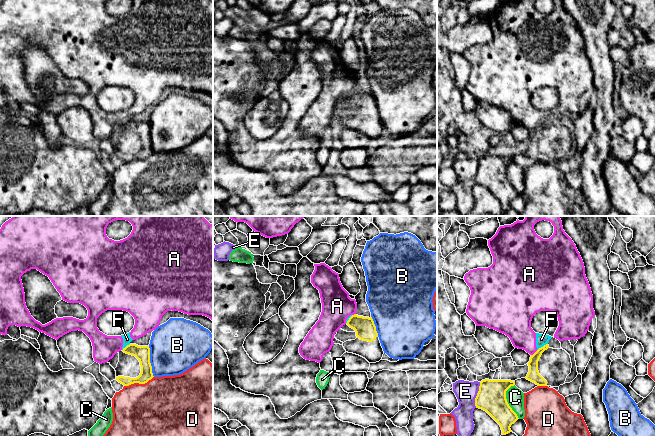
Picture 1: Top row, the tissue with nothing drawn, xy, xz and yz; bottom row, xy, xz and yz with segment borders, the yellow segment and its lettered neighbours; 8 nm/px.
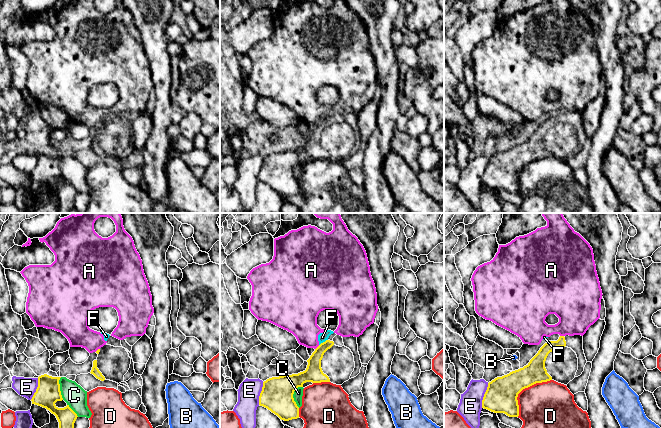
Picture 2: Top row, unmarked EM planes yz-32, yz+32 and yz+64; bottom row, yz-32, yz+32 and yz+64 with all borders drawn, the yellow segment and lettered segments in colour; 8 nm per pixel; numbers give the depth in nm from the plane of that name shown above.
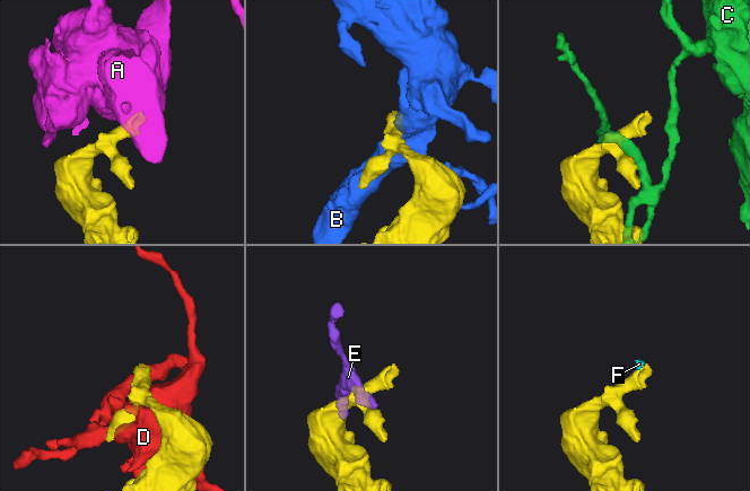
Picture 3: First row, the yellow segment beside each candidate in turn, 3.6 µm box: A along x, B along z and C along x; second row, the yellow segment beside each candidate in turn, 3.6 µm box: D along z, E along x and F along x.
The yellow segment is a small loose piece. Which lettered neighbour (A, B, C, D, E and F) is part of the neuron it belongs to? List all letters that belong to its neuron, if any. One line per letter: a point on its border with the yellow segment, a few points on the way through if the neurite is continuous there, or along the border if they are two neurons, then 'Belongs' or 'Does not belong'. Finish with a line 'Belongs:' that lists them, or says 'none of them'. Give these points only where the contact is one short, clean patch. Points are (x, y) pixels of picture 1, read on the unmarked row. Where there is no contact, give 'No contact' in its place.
A: Touches yellow at yz (535, 128). Does not belong
B: Touches yellow at xy (149, 137). Does not belong
C: Touches yellow at yz (506, 176). Does not belong
D: Touches yellow at xy (138, 158). Does not belong
E: Touches yellow at yz (477, 171). Boundary: yz (480, 158), (475, 173), (475, 183). Does not belong
F: Touches yellow at yz (543, 122). Boundary: yz (547, 119), (537, 126). Does not belong
Belongs: none of them

